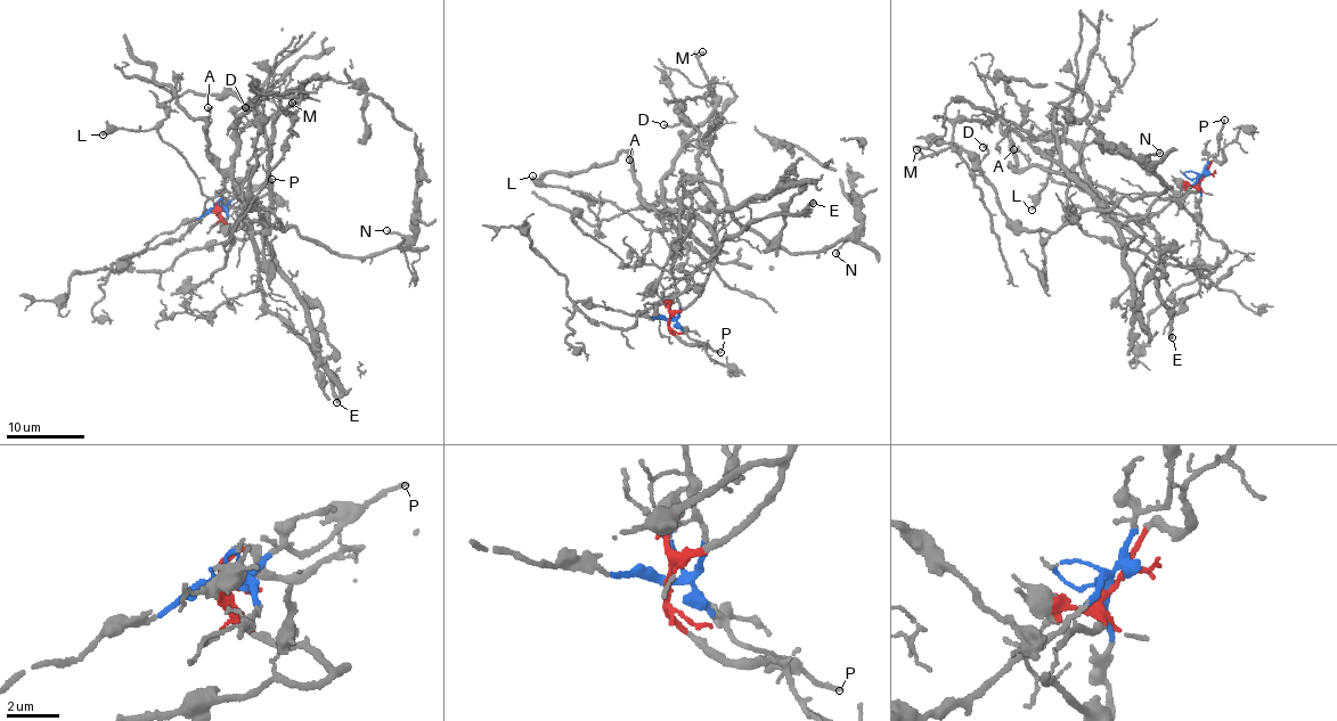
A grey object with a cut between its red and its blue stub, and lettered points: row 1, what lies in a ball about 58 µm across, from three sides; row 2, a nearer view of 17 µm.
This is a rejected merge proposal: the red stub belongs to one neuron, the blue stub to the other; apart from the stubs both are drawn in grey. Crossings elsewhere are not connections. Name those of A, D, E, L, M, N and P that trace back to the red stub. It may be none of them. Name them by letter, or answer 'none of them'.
D, N

